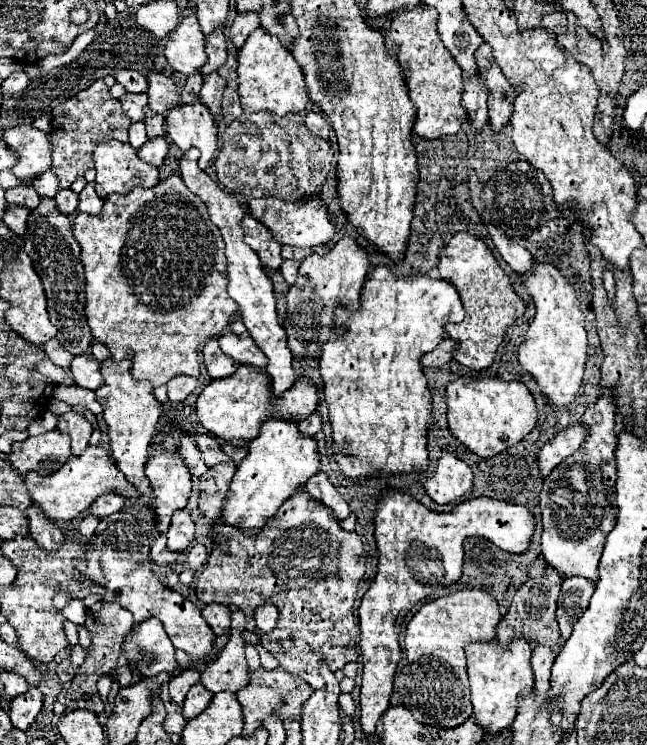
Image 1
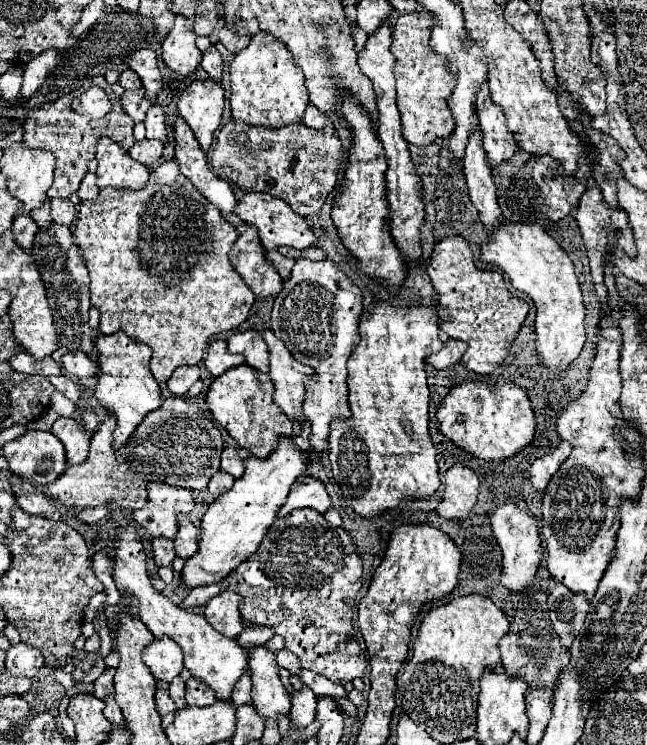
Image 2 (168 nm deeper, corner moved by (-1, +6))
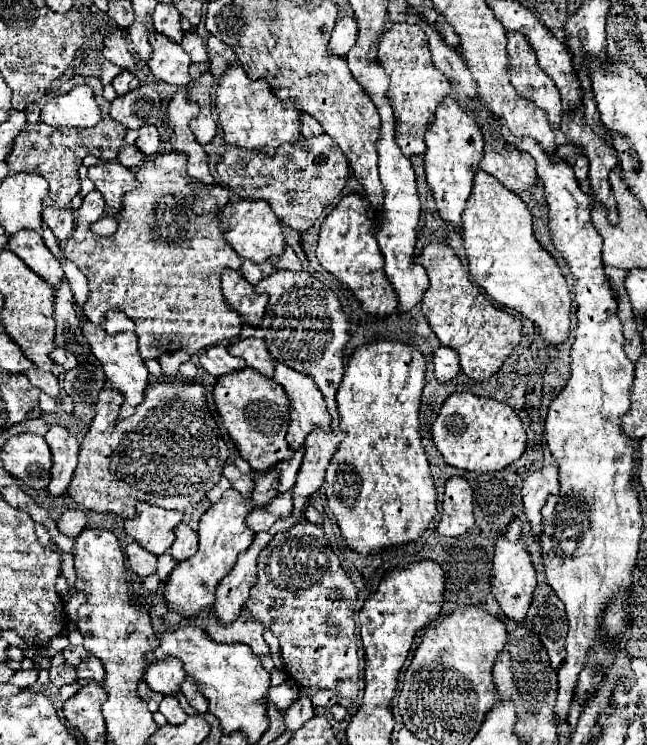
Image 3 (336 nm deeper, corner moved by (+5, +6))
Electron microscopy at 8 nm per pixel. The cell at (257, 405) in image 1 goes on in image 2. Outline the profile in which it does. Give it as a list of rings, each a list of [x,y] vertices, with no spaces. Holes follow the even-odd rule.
[[[241,364],[239,368],[233,368],[233,370],[227,370],[223,376],[217,376],[213,380],[213,384],[209,386],[209,392],[207,392],[207,408],[213,412],[215,420],[229,432],[231,438],[235,438],[239,442],[241,448],[249,450],[253,456],[257,458],[267,458],[279,444],[279,438],[281,436],[297,436],[301,432],[301,426],[299,422],[291,422],[285,412],[273,402],[274,386],[267,374],[261,374],[257,372],[255,368],[247,366],[247,364]]]

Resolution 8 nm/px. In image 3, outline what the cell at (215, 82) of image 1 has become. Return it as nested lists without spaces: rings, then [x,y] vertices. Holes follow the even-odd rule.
[[[191,32],[191,34],[185,34],[183,36],[183,42],[181,42],[183,50],[189,54],[191,62],[199,64],[199,62],[207,62],[209,60],[209,54],[207,54],[207,48],[205,48],[205,42],[201,40],[201,36],[197,32]]]

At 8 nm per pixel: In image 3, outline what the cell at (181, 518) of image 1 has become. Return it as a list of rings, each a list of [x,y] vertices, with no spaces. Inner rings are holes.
[[[179,524],[175,528],[175,542],[169,552],[179,562],[191,558],[197,552],[197,534],[187,524]]]

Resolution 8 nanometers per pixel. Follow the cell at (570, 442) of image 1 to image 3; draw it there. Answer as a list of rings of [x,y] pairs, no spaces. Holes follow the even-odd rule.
[[[543,466],[541,470],[531,472],[523,480],[523,490],[521,490],[521,494],[523,494],[523,512],[525,512],[527,520],[531,522],[533,534],[541,534],[541,514],[539,514],[539,510],[543,508],[547,496],[553,494],[553,492],[557,492],[557,466]]]

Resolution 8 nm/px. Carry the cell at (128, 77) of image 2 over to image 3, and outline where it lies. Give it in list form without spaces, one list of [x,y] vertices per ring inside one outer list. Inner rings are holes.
[[[123,70],[119,76],[115,76],[115,78],[113,78],[111,86],[113,86],[113,88],[115,88],[115,92],[121,96],[121,94],[127,94],[127,92],[135,90],[135,88],[139,86],[139,78],[137,78],[133,72]]]

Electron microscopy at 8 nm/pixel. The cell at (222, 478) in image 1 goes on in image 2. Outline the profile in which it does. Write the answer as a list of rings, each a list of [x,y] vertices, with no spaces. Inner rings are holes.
[[[217,472],[211,480],[209,480],[209,492],[211,492],[211,496],[221,496],[223,492],[227,492],[231,486],[233,486],[233,482],[235,482],[235,478],[231,476],[231,474],[227,474],[227,472]]]

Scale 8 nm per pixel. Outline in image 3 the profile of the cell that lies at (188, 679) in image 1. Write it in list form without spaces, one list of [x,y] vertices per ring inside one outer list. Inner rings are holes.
[[[165,696],[163,702],[161,702],[161,706],[159,706],[159,712],[167,718],[169,724],[181,724],[187,718],[187,714],[181,708],[177,696]]]

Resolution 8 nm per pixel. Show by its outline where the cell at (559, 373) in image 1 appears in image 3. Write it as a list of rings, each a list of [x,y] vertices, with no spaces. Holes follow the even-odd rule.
[[[477,172],[475,182],[473,182],[473,192],[467,200],[465,212],[463,212],[463,242],[469,258],[469,274],[471,278],[487,290],[487,294],[521,312],[525,318],[529,318],[535,326],[539,326],[541,338],[545,340],[547,346],[559,346],[569,338],[569,328],[571,328],[571,294],[569,286],[565,282],[565,276],[561,274],[561,268],[557,260],[537,242],[533,234],[533,216],[529,208],[521,202],[519,196],[515,196],[511,190],[503,188],[493,180],[493,176],[485,172]]]

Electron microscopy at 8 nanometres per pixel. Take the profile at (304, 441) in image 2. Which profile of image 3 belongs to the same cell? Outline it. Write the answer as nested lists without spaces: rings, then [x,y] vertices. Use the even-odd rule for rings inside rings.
[[[303,448],[295,450],[295,454],[289,460],[283,460],[277,464],[277,468],[279,468],[279,492],[291,490],[291,486],[295,484],[295,476],[297,476],[297,470],[301,466],[301,460],[303,460]]]

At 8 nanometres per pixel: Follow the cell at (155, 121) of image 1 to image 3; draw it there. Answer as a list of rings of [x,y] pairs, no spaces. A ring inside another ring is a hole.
[[[145,124],[139,128],[139,138],[135,146],[145,154],[155,154],[159,150],[159,132],[153,124]]]

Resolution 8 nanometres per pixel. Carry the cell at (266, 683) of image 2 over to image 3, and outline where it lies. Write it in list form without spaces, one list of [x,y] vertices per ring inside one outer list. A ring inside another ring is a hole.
[[[241,612],[241,616],[231,624],[231,626],[221,626],[217,624],[215,616],[209,616],[207,628],[209,638],[213,638],[215,642],[223,642],[223,644],[247,644],[255,656],[265,658],[271,656],[271,648],[269,644],[263,640],[263,624],[253,620],[247,612]]]

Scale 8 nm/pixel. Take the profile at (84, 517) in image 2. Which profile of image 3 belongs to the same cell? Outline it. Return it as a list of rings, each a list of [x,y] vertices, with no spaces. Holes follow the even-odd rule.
[[[67,510],[67,512],[59,518],[57,528],[59,528],[63,534],[75,538],[75,536],[79,536],[81,530],[85,528],[85,522],[87,522],[87,516],[85,516],[83,510]]]

